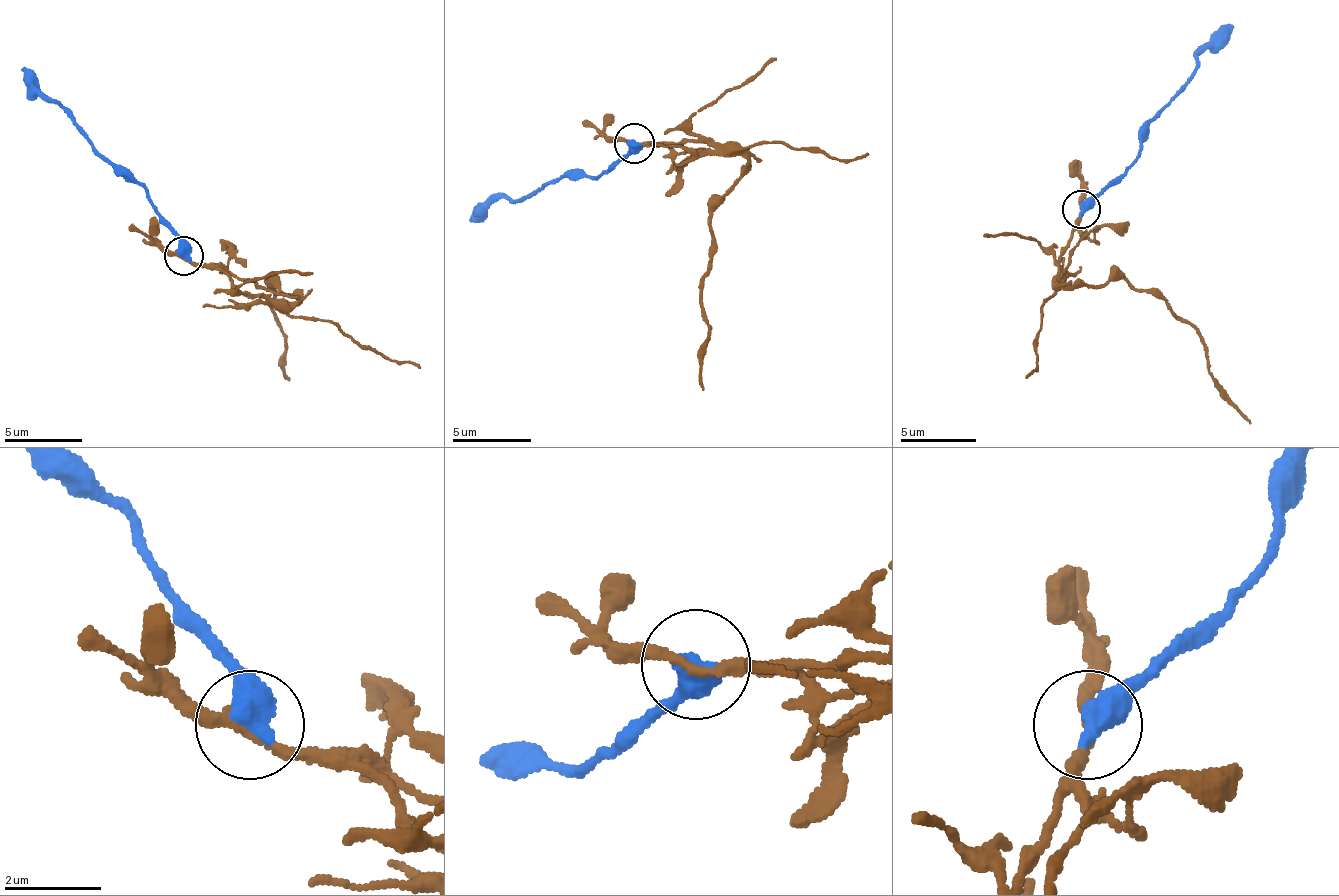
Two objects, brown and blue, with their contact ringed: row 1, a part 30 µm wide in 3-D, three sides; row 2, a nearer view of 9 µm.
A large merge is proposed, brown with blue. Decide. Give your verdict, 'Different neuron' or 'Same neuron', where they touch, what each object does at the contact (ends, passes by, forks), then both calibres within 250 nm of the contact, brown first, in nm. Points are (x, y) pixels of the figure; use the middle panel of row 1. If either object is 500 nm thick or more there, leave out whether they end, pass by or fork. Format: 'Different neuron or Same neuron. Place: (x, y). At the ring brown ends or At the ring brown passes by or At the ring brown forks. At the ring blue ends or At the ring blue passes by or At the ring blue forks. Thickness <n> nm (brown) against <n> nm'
Different neuron. Place: (634, 143). Thickness 180 nm (brown) against 600 nm

